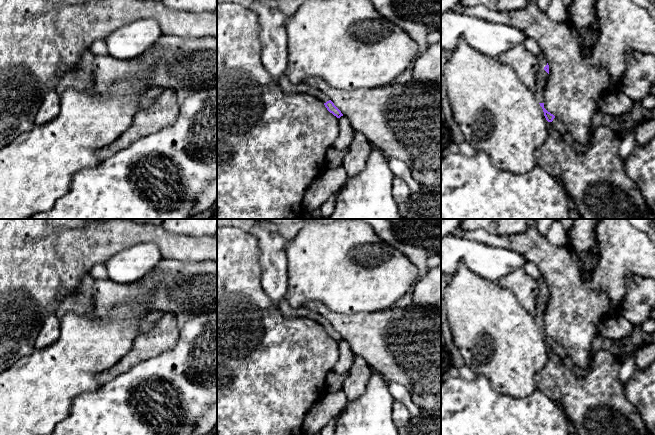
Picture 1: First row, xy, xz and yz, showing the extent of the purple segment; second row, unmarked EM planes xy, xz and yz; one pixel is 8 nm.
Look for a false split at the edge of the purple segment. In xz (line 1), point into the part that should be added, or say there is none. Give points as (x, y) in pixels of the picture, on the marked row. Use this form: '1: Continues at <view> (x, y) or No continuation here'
1: Continues at xz (287, 87)

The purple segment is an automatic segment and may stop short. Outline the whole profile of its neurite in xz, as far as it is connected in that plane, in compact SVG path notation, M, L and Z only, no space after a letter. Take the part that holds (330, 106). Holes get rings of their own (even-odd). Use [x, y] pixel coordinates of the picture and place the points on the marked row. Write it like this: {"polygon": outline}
{"polygon": "M283 74L280 77L278 84L280 85L282 91L285 94L303 93L303 94L311 95L311 96L316 97L319 100L321 100L324 103L327 110L330 113L332 113L334 116L336 116L337 118L340 118L341 116L343 116L341 111L334 105L334 103L328 98L327 95L325 95L321 90L319 90L307 83L297 84L297 85L292 84L288 80L287 76L285 74Z"}

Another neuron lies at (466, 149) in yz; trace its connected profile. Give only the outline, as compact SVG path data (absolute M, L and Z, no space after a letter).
M463 141L462 143L460 143L459 145L459 153L466 155L466 156L472 156L475 154L475 150L473 149L473 147L468 144L466 141Z

